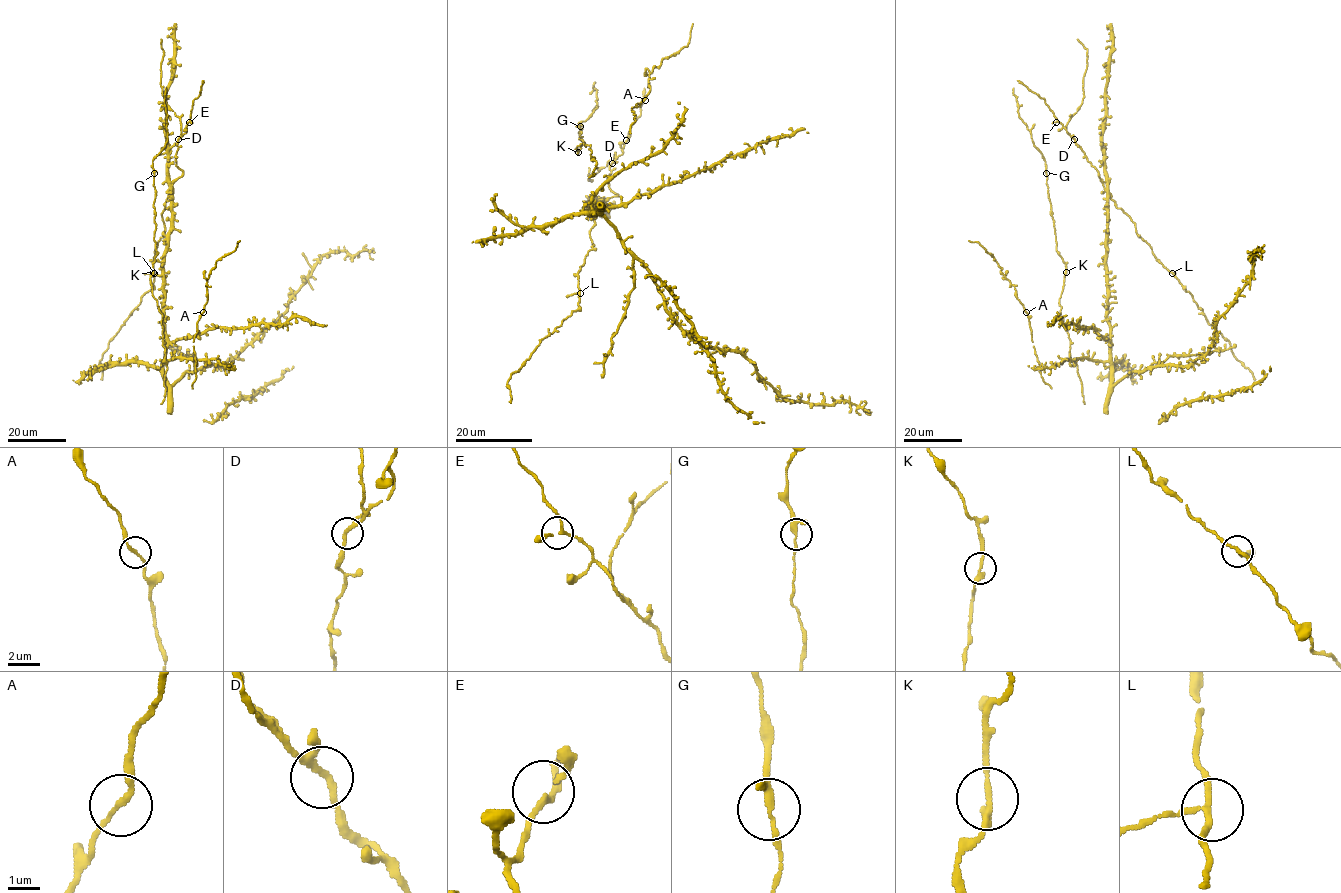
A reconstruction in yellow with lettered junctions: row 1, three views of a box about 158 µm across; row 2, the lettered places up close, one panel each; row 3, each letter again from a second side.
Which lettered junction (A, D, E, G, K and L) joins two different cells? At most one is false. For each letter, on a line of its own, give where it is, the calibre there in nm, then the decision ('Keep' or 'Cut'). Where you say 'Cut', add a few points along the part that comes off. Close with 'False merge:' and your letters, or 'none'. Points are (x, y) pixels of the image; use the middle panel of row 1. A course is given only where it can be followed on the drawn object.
A: Place: (645, 100). Thickness 170 nm. Keep
D: Place: (612, 163). Thickness 180 nm. Keep
E: Place: (626, 140). Thickness 150 nm. Keep
G: Place: (580, 126). Thickness 190 nm. Keep
K: Place: (578, 152). Thickness 240 nm. Keep
L: Place: (580, 293). Thickness 180 nm. Keep
False merge: none

